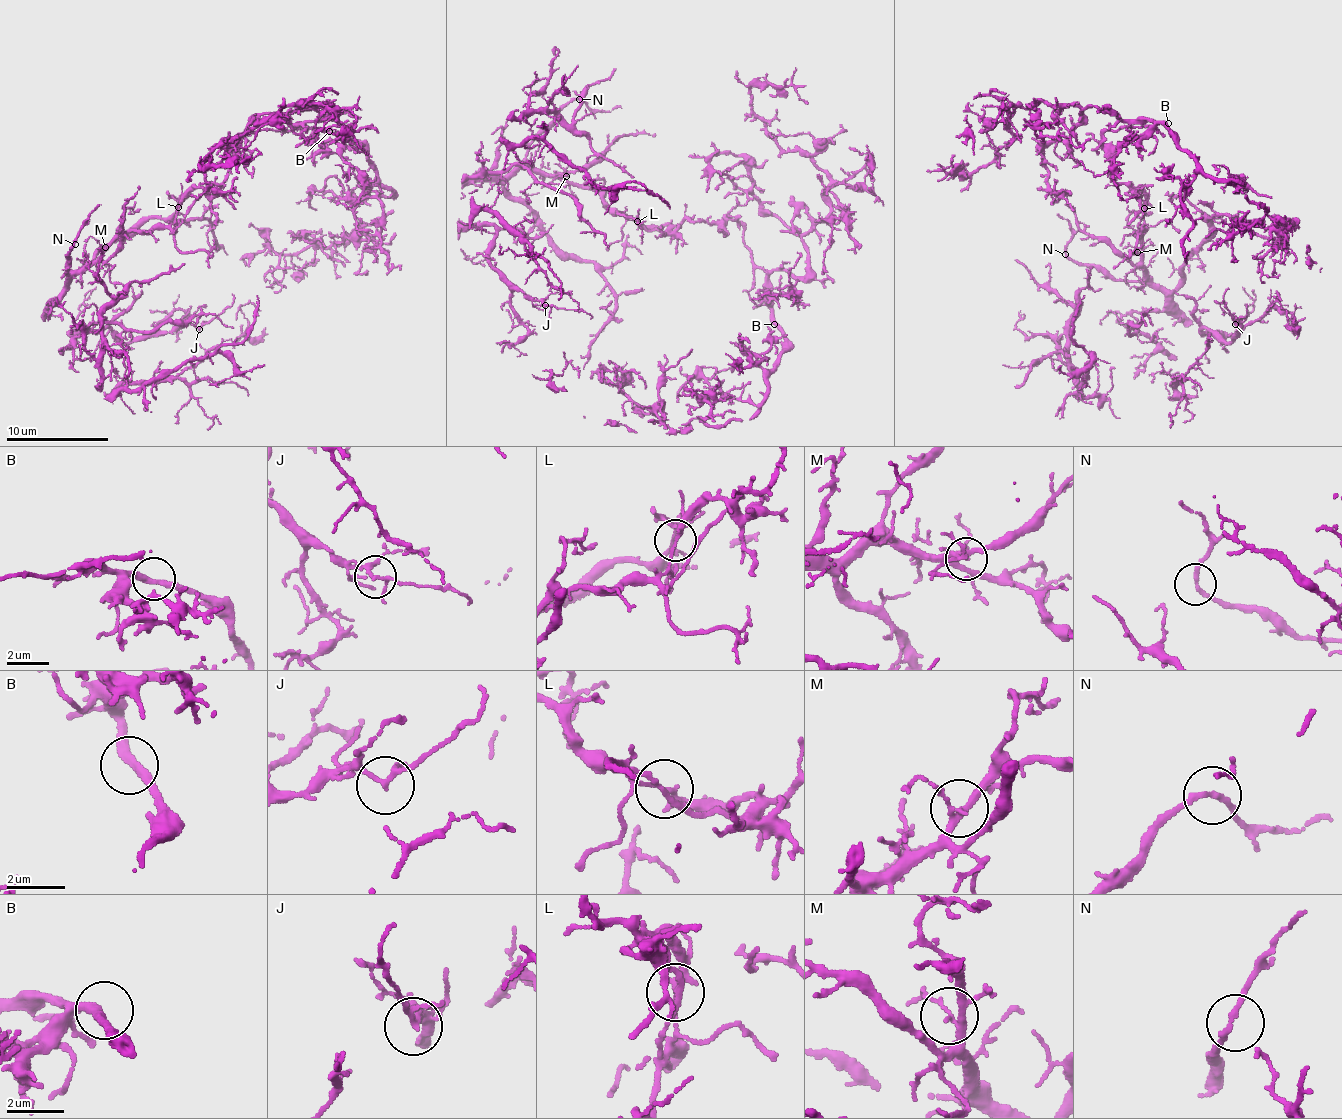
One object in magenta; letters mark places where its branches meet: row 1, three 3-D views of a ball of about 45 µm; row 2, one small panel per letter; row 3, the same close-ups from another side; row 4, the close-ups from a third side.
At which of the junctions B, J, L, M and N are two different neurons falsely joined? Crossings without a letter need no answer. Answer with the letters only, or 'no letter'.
L

